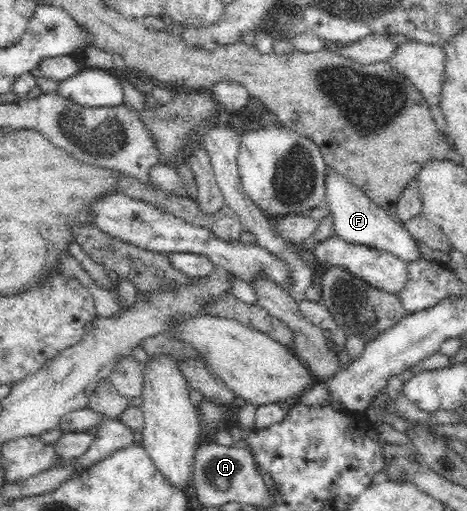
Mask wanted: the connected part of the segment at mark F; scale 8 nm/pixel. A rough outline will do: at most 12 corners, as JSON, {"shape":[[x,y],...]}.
{"shape":[[326,166],[325,206],[338,238],[421,258],[405,225]]}

